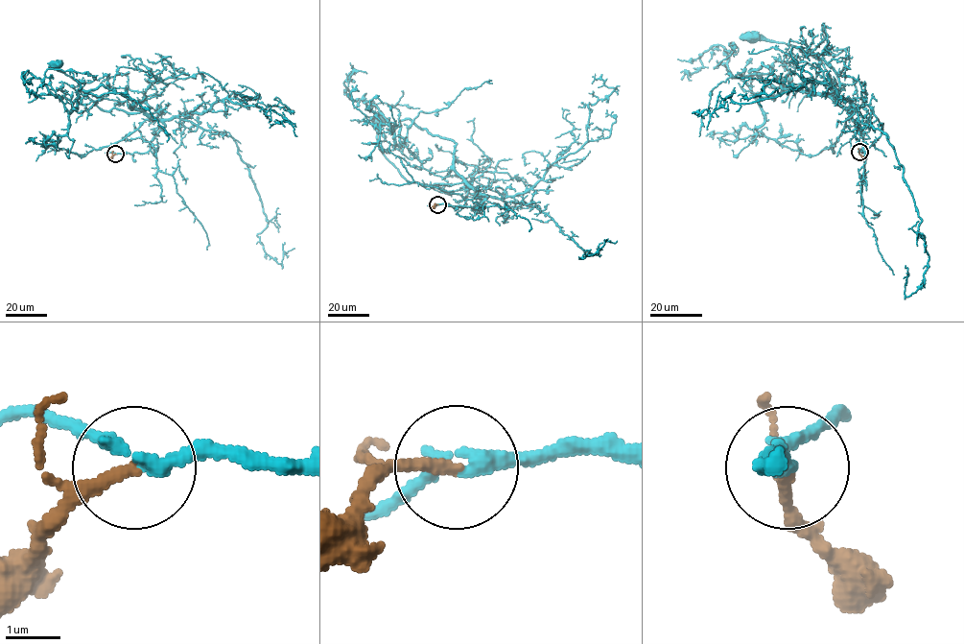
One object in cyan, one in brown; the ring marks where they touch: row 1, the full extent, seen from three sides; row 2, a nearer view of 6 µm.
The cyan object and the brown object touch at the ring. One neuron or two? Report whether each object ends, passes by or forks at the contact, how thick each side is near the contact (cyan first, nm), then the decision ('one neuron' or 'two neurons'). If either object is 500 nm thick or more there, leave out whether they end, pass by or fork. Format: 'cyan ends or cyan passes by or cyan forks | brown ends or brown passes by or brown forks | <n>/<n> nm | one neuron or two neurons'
cyan passes by | brown ends | 200/220 nm | one neuron

